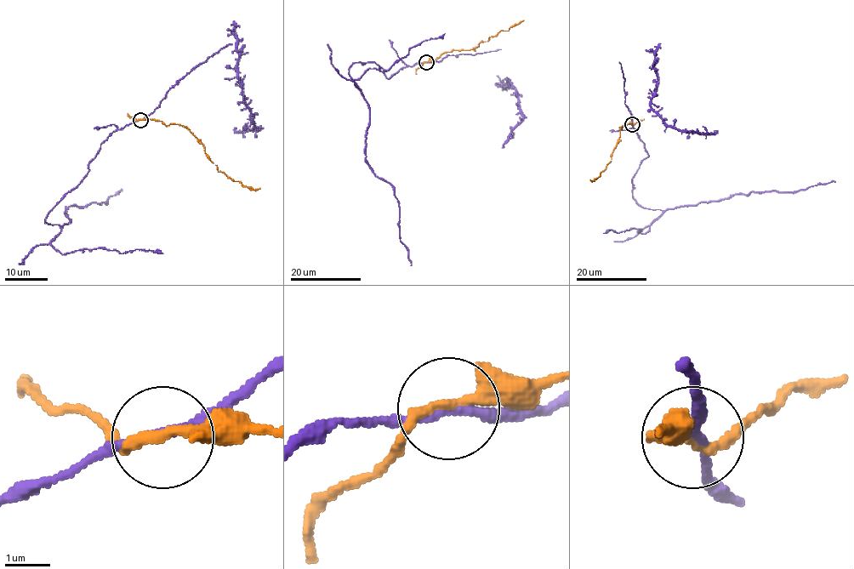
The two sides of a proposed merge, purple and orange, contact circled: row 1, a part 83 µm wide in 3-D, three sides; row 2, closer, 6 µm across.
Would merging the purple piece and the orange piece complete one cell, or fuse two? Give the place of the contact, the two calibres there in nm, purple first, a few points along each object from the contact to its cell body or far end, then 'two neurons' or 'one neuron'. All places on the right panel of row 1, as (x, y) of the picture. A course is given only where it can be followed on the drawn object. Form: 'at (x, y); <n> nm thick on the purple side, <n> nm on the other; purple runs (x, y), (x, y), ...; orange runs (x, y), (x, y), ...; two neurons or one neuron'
at (632, 124); 160 nm thick on the purple side, 240 nm on the other; purple runs (631, 124), (648, 154), (632, 178), (632, 197), (644, 207), (667, 210), (735, 194), (805, 190), (835, 182); orange runs (631, 124), (620, 128), (619, 141), (612, 161), (594, 181), (590, 179); two neurons

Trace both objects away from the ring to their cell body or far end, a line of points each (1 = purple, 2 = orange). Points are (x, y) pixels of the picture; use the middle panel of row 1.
1: (426, 61), (389, 78), (374, 62), (349, 69), (369, 108), (366, 161), (393, 187), (410, 265)
2: (426, 61), (452, 50), (475, 49), (481, 42), (487, 42), (490, 36), (501, 31), (508, 31), (524, 20)

